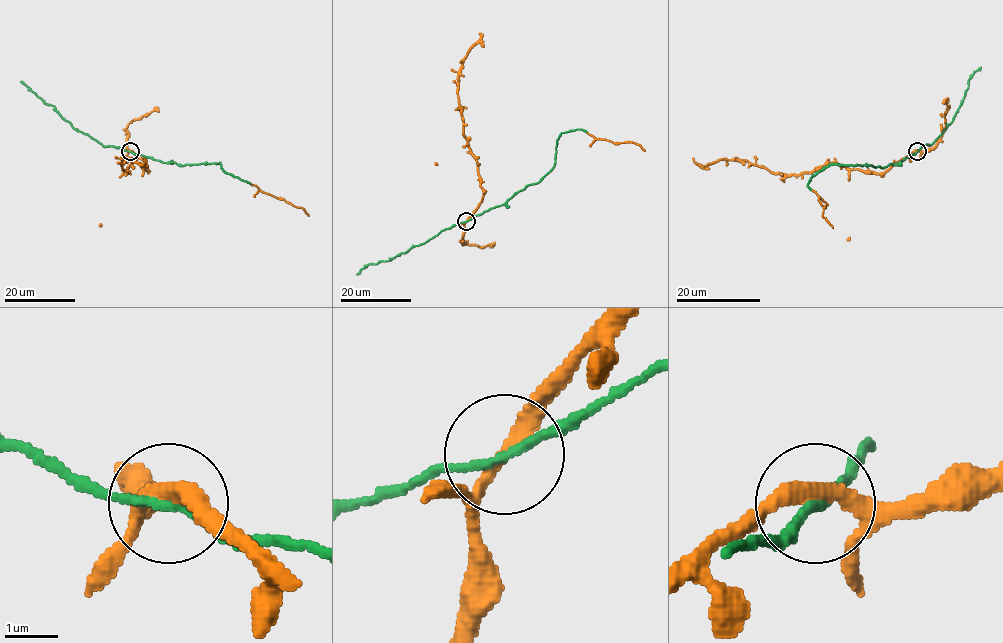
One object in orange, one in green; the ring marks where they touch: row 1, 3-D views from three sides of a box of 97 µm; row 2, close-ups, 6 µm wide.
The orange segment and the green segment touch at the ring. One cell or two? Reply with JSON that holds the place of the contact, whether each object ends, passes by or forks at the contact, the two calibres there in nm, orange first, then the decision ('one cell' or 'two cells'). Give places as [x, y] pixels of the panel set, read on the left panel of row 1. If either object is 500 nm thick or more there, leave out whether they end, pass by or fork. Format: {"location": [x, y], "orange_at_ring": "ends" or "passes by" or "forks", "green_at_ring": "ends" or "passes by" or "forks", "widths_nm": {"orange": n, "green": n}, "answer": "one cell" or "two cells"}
{"location": [130, 151], "orange_at_ring": "passes by", "green_at_ring": "passes by", "widths_nm": {"orange": 280, "green": 150}, "answer": "one cell"}

